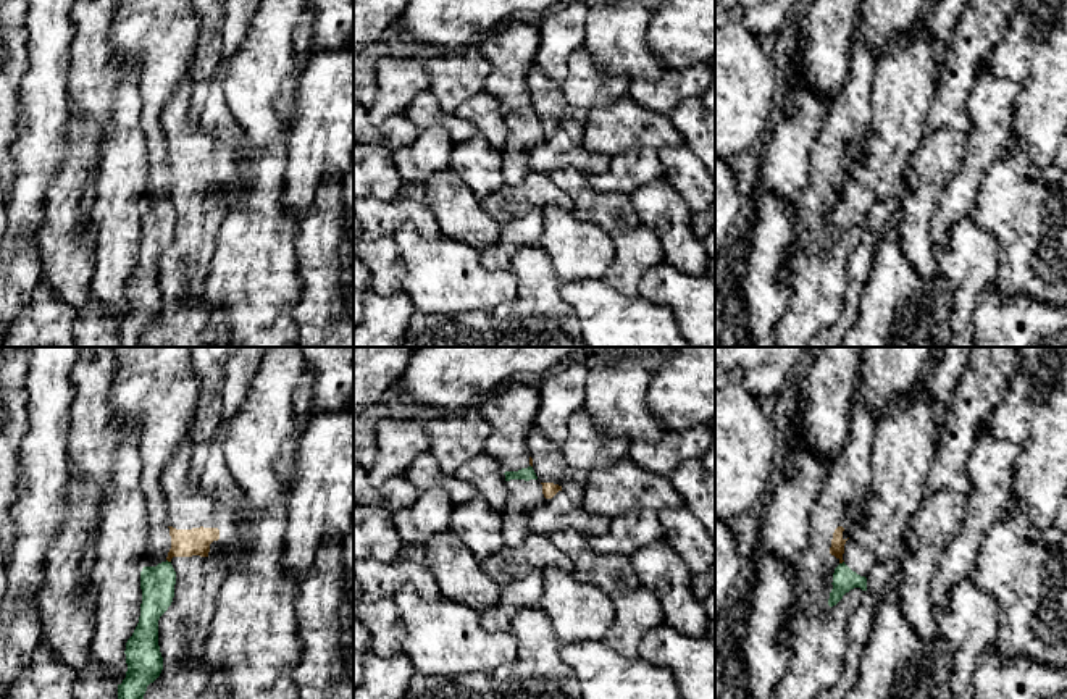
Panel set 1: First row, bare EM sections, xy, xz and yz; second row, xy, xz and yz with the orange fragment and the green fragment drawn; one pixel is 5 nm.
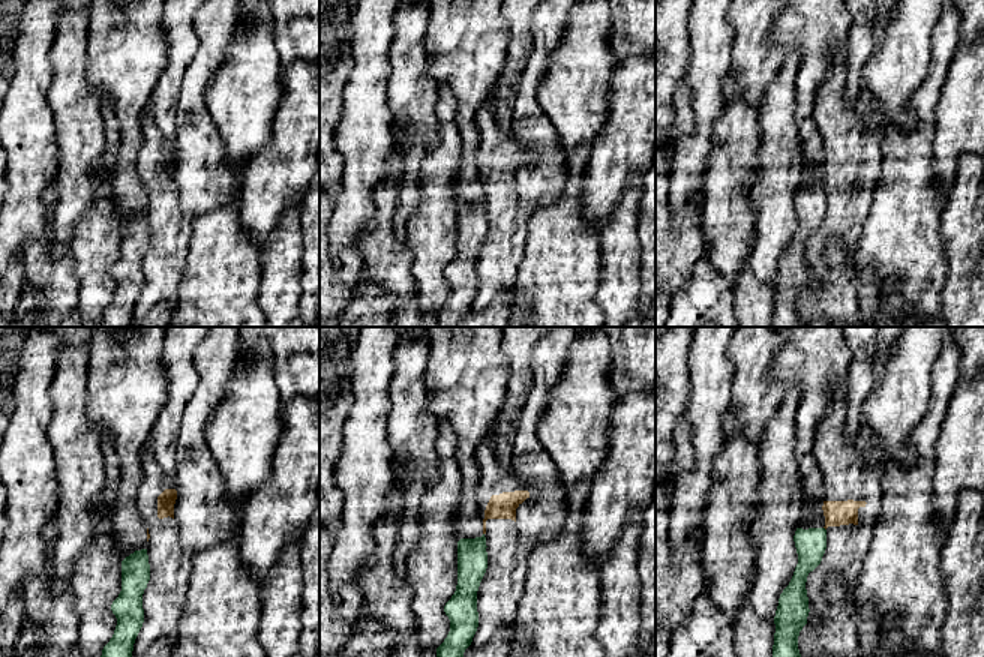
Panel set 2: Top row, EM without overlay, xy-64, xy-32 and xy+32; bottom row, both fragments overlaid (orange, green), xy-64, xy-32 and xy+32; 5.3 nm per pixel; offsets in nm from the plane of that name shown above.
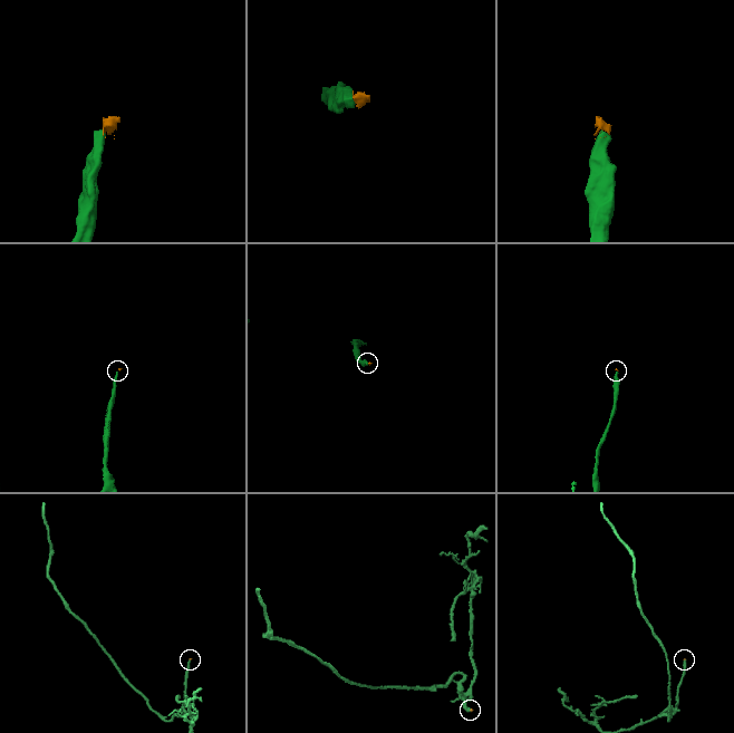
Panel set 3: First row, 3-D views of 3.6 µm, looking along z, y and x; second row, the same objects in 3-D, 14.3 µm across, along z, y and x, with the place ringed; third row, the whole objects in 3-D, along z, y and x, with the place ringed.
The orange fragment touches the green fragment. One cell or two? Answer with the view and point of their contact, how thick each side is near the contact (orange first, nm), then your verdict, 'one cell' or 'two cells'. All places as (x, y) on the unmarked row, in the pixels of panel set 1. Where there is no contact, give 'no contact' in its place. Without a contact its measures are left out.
contact xy (168, 199); calibres 140 and 170 nm; two cells

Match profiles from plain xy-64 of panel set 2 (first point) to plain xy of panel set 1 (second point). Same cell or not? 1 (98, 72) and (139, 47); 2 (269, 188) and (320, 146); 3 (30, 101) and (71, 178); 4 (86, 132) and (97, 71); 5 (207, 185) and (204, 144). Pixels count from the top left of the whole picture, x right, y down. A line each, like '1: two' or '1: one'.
1: one
2: one
3: two
4: one
5: two

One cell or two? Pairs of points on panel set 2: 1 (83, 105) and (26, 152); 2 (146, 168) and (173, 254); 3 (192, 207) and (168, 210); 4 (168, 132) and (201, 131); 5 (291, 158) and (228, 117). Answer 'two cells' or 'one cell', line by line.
1: two cells
2: one cell
3: two cells
4: two cells
5: two cells

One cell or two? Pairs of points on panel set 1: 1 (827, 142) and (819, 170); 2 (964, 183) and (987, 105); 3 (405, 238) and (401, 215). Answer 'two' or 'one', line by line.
1: one
2: one
3: two

